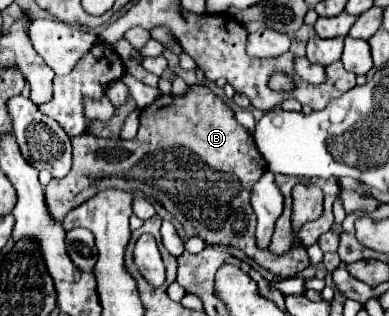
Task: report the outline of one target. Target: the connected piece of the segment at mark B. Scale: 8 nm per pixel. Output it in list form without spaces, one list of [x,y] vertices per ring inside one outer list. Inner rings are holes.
[[[204,84],[188,86],[188,92],[184,96],[170,96],[170,94],[158,96],[154,104],[142,110],[140,130],[134,140],[98,138],[94,134],[82,132],[72,138],[72,148],[74,148],[72,170],[62,180],[52,180],[44,190],[46,204],[52,210],[54,220],[64,220],[64,216],[72,208],[80,206],[88,198],[108,188],[118,188],[130,194],[138,192],[158,200],[184,226],[186,236],[198,236],[210,246],[240,248],[246,256],[250,256],[262,268],[270,270],[280,278],[292,278],[310,266],[306,246],[298,238],[294,240],[292,248],[282,256],[268,252],[268,248],[258,248],[256,214],[250,206],[250,190],[266,172],[266,162],[260,156],[256,144],[252,142],[252,134],[236,122],[234,112]]]

